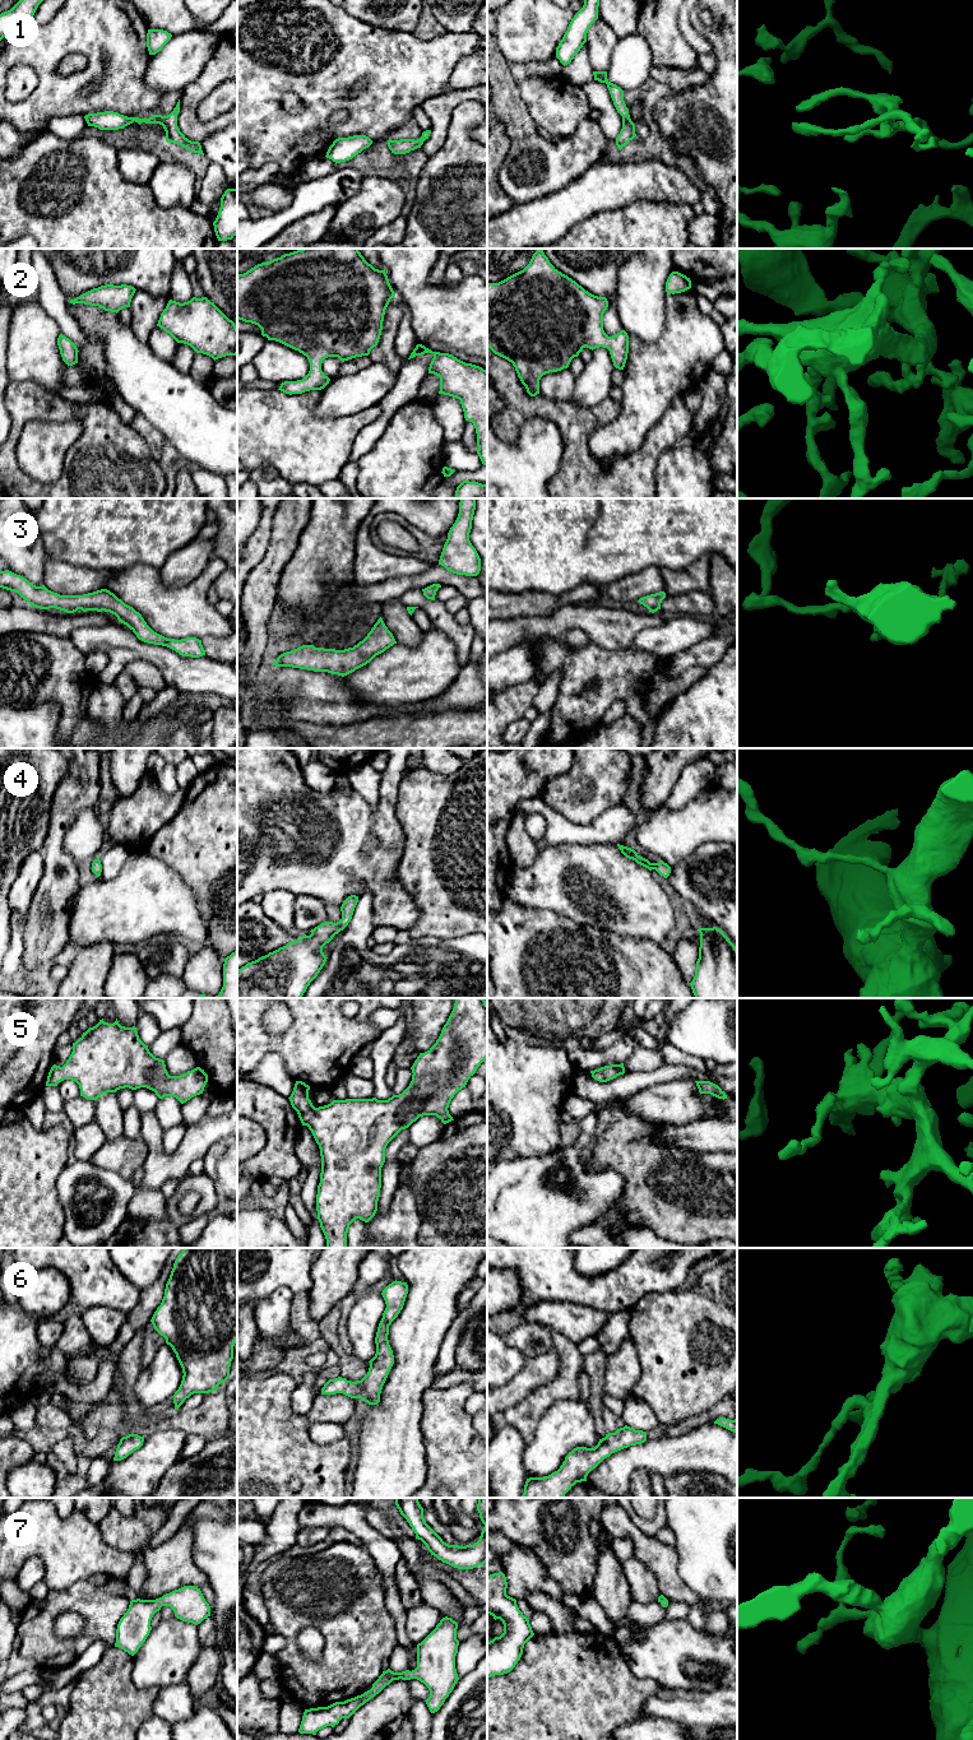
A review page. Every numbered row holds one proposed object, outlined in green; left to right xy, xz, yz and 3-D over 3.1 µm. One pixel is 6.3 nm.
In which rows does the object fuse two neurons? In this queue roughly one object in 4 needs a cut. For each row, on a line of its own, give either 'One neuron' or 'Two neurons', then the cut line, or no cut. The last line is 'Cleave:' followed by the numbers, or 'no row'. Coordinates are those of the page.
1: One neuron. No split
2: One neuron. No split
3: One neuron. No split
4: One neuron. No split
5: One neuron. No split
6: One neuron. No split
7: One neuron. No split
Cleave: no row

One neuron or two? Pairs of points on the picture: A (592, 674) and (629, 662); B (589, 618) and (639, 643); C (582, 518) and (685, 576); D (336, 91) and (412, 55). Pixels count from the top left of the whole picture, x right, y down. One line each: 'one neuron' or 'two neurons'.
A: one neuron
B: two neurons
C: two neurons
D: one neuron

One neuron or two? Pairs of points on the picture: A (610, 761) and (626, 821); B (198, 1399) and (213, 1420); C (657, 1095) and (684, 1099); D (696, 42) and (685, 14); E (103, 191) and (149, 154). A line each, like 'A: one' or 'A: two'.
A: two
B: two
C: one
D: one
E: two

